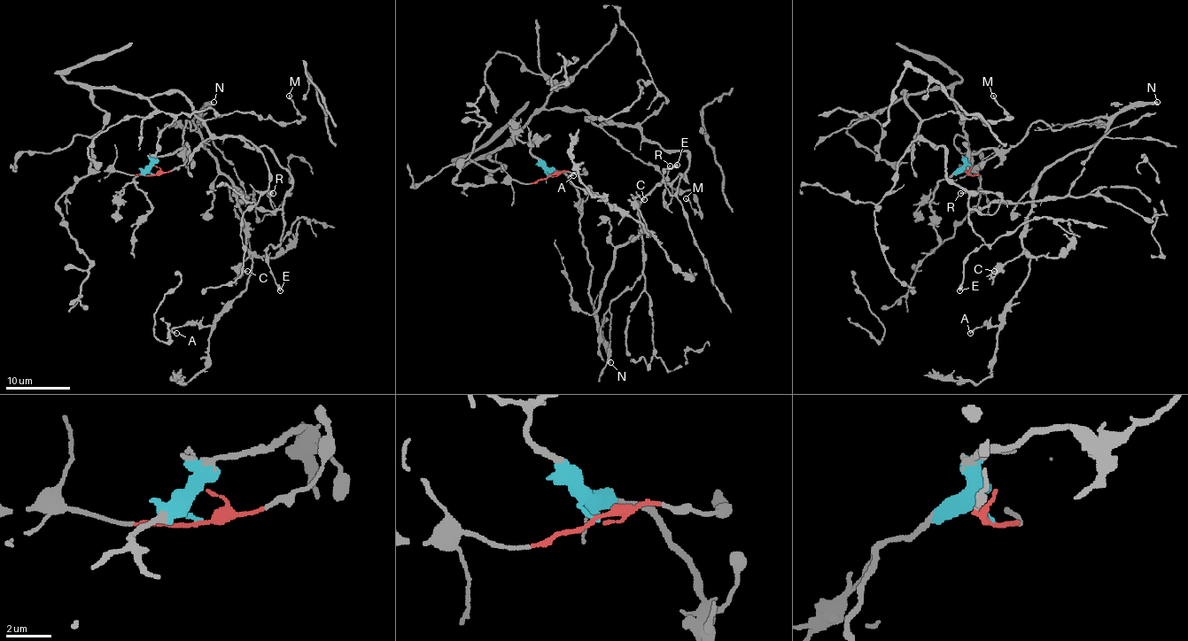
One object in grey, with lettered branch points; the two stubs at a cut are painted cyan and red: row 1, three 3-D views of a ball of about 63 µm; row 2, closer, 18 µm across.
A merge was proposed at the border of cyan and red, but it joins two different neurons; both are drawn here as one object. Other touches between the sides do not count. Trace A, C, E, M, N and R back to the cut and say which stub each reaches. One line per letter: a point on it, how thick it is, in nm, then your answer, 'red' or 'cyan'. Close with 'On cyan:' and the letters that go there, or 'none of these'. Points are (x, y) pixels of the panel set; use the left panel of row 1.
A: at (176, 333); 160 nm thick; cyan
C: at (247, 271); 170 nm thick; cyan
E: at (280, 290); 400 nm thick; red
M: at (289, 96); 140 nm thick; red
N: at (213, 102); 380 nm thick; cyan
R: at (273, 193); 180 nm thick; red
On cyan: A, C, N

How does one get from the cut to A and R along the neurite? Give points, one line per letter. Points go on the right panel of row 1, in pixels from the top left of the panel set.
A: (970, 173), (968, 155), (1008, 150), (1034, 122), (1108, 121), (1037, 181), (1029, 272), (997, 325), (970, 333)
R: (970, 173), (951, 90), (904, 92), (968, 206), (1000, 203), (960, 193)

